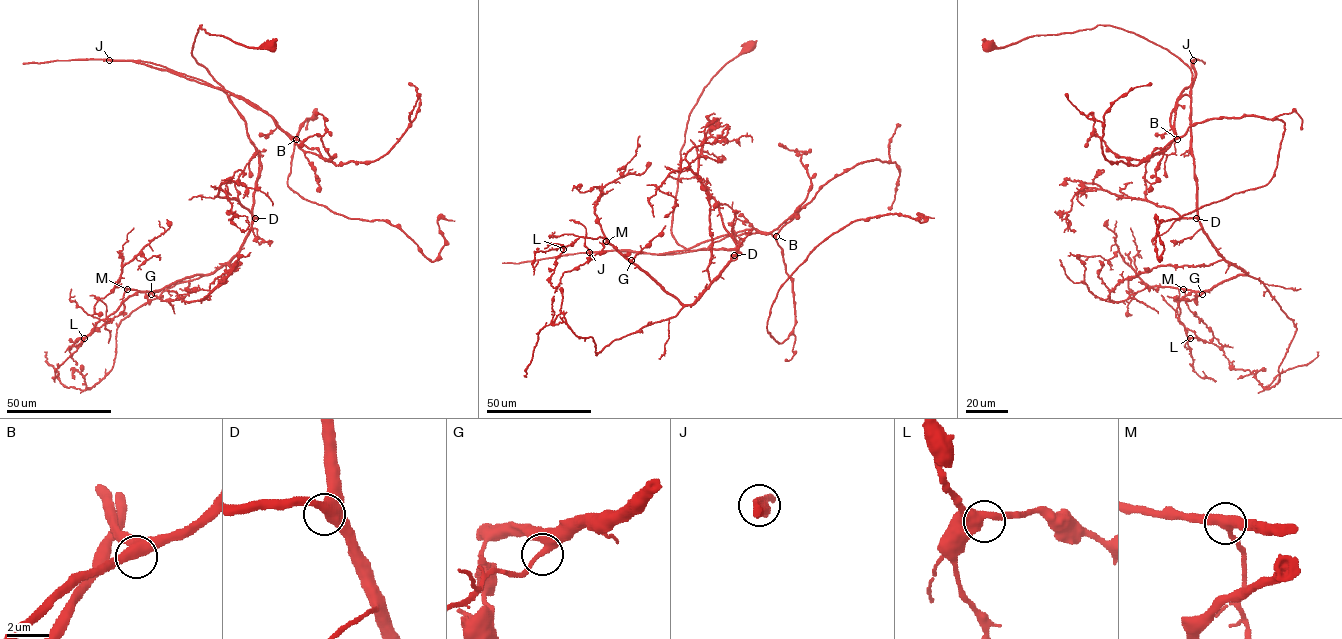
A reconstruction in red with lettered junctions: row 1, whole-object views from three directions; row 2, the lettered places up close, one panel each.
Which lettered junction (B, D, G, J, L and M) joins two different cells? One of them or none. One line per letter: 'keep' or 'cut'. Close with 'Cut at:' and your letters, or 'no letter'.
B: keep
D: keep
G: keep
J: cut
L: keep
M: keep
Cut at: J

